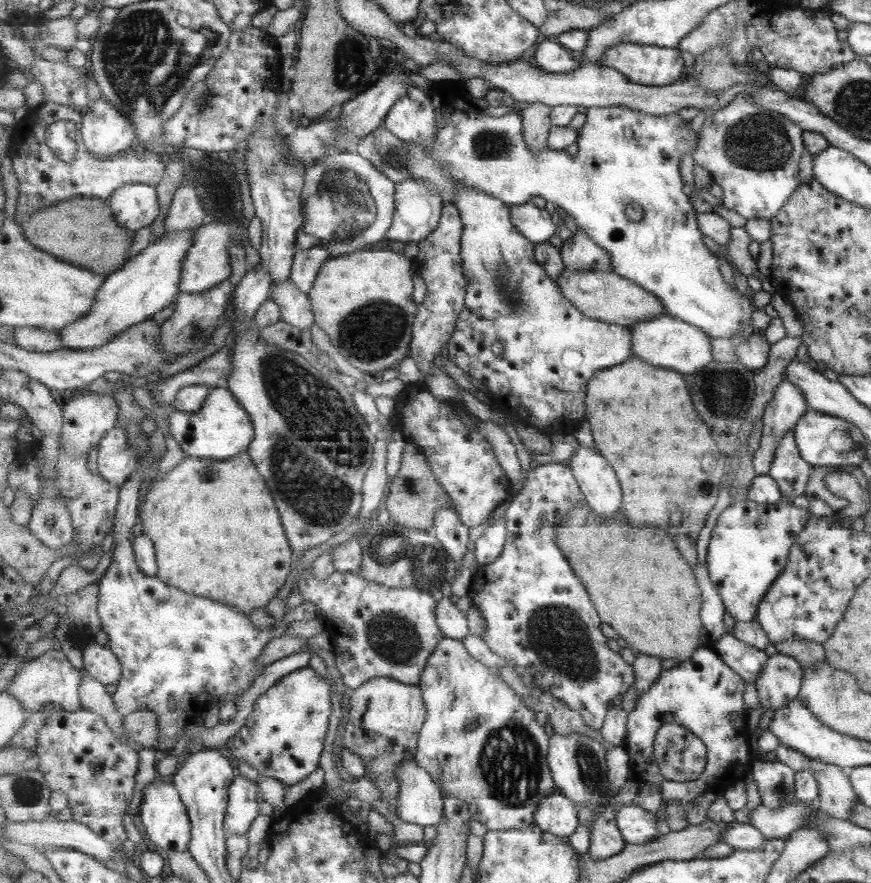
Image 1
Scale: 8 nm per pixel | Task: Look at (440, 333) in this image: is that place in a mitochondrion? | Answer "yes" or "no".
no

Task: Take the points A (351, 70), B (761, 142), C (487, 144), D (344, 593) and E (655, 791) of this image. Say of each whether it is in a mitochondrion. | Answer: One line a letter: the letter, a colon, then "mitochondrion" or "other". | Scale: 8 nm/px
A: mitochondrion
B: mitochondrion
C: mitochondrion
D: other
E: other

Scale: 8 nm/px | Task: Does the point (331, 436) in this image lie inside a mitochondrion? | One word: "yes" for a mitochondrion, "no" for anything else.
yes

